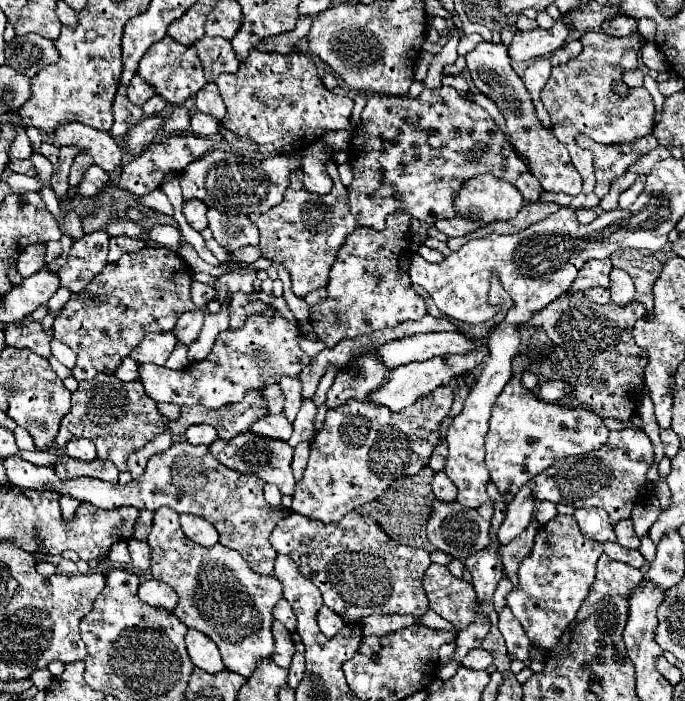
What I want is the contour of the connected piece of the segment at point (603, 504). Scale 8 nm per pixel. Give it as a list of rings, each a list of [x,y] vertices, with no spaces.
[[[623,428],[609,434],[609,440],[597,452],[585,456],[569,456],[555,462],[545,472],[537,474],[533,482],[533,498],[549,500],[553,504],[571,504],[575,508],[603,508],[611,524],[629,518],[639,498],[647,494],[647,468],[653,464],[653,446],[647,434],[639,428]]]

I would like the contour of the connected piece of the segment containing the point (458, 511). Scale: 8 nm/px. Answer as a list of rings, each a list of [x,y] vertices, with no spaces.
[[[437,500],[431,506],[431,514],[427,520],[427,540],[441,552],[451,554],[453,558],[465,562],[467,556],[485,550],[491,546],[491,538],[489,538],[489,522],[483,520],[477,510],[469,510],[469,508],[461,508],[461,504],[449,502],[449,504],[439,504]]]

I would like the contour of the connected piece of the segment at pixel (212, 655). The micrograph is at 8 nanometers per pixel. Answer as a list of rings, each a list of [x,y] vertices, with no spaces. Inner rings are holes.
[[[189,628],[185,634],[185,644],[187,644],[189,658],[197,668],[201,668],[209,674],[217,674],[217,672],[225,670],[221,656],[219,656],[219,648],[215,646],[213,640],[207,640],[207,636],[203,632]]]

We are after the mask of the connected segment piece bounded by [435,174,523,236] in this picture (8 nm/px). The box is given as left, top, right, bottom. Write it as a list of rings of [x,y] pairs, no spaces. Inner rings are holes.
[[[479,174],[479,176],[465,180],[463,186],[459,188],[459,192],[455,194],[455,198],[453,198],[455,216],[447,218],[447,220],[437,220],[435,228],[441,230],[445,236],[465,236],[495,220],[509,220],[509,218],[517,216],[517,212],[521,210],[521,204],[523,204],[523,196],[511,182],[491,176],[491,174]]]

